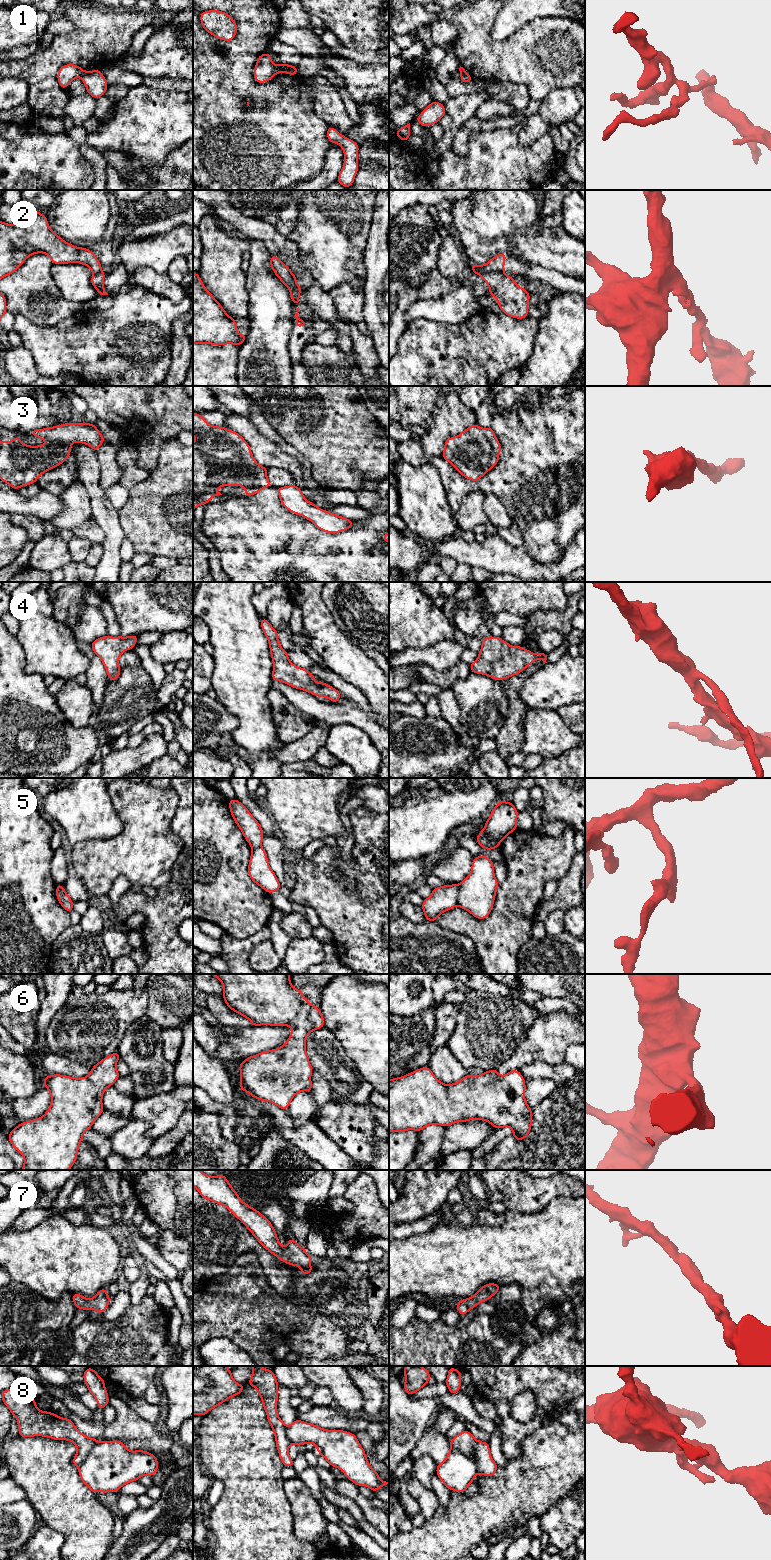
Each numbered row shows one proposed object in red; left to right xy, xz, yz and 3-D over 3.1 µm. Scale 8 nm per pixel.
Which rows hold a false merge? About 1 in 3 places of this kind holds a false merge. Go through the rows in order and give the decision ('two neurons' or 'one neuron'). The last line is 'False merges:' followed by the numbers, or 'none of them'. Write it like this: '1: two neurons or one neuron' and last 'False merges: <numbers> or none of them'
1: two neurons
2: two neurons
3: one neuron
4: one neuron
5: two neurons
6: one neuron
7: one neuron
8: two neurons
False merges: 1, 2, 5, 8

